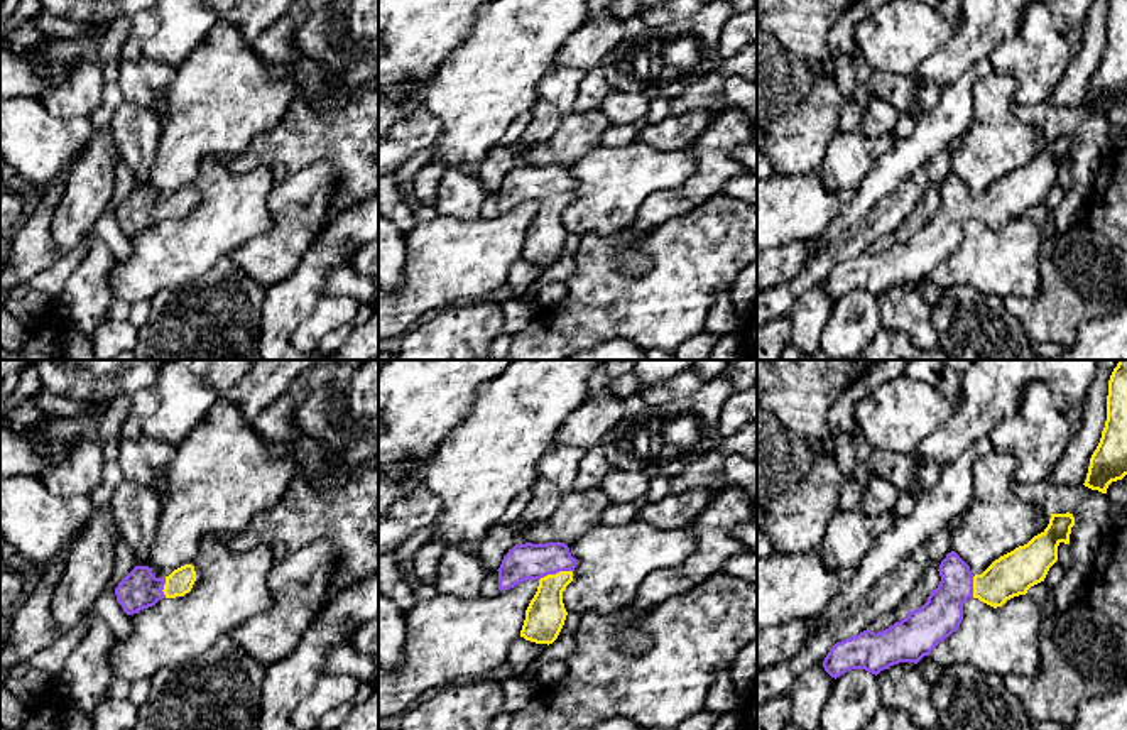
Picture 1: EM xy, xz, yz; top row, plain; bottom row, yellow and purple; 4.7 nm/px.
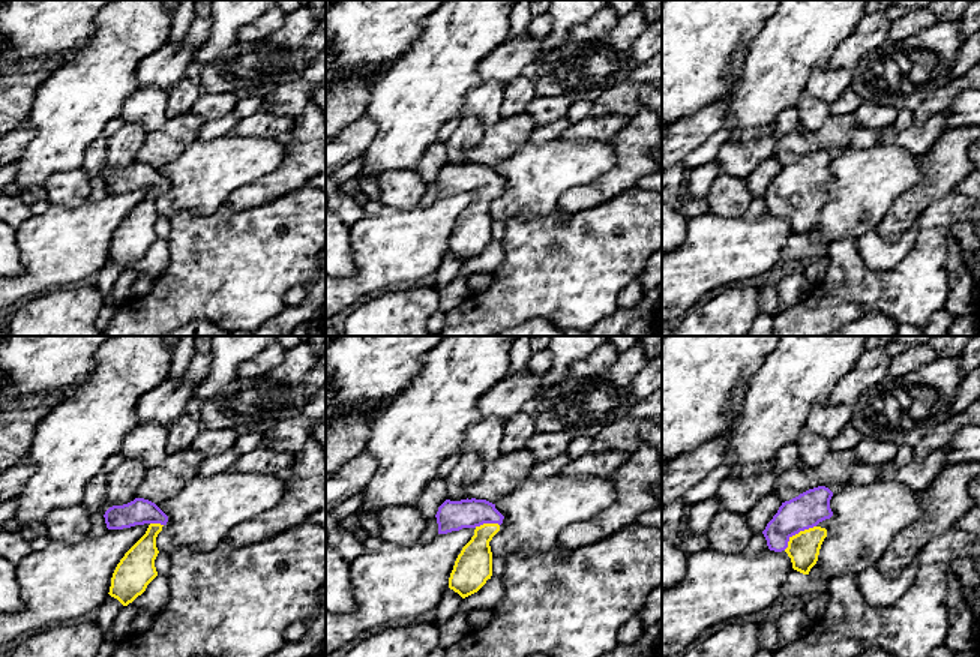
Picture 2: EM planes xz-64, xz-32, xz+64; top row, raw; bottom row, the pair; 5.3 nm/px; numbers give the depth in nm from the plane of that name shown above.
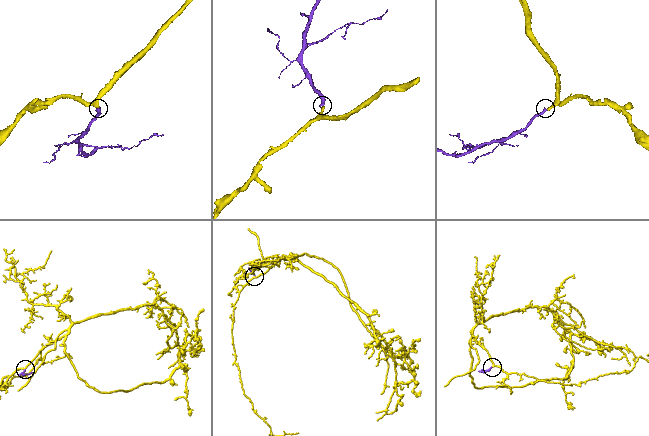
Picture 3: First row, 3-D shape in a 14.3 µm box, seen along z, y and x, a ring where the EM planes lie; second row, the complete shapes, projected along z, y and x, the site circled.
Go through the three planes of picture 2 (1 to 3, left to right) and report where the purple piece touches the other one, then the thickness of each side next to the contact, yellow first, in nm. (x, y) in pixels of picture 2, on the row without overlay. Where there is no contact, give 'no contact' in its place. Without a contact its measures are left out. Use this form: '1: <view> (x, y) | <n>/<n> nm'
1: xz-64 (156, 188) | 180/140 nm
2: xz-32 (486, 188) | 200/160 nm
3: xz+64 (799, 197) | 170/190 nm

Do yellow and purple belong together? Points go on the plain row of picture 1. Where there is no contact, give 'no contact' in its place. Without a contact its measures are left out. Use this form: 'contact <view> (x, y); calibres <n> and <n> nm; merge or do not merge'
contact xz (556, 195); calibres 190 and 180 nm; merge

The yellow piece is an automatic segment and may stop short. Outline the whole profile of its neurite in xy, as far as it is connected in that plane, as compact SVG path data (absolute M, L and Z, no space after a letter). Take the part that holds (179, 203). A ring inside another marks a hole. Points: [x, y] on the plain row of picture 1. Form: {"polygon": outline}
{"polygon": "M193 186L174 191L169 198L155 199L149 188L135 188L115 210L118 225L127 237L154 228L162 220L184 218L196 203Z"}

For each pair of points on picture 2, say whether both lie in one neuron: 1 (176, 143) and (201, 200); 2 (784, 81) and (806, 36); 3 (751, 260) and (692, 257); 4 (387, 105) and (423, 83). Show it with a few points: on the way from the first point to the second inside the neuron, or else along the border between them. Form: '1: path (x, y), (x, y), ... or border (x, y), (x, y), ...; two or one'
1: border (195, 138), (174, 158); two
2: path (784, 71), (784, 59), (796, 47); one
3: path (736, 260), (730, 257), (707, 257); one
4: path (396, 98), (410, 96), (414, 92); one

